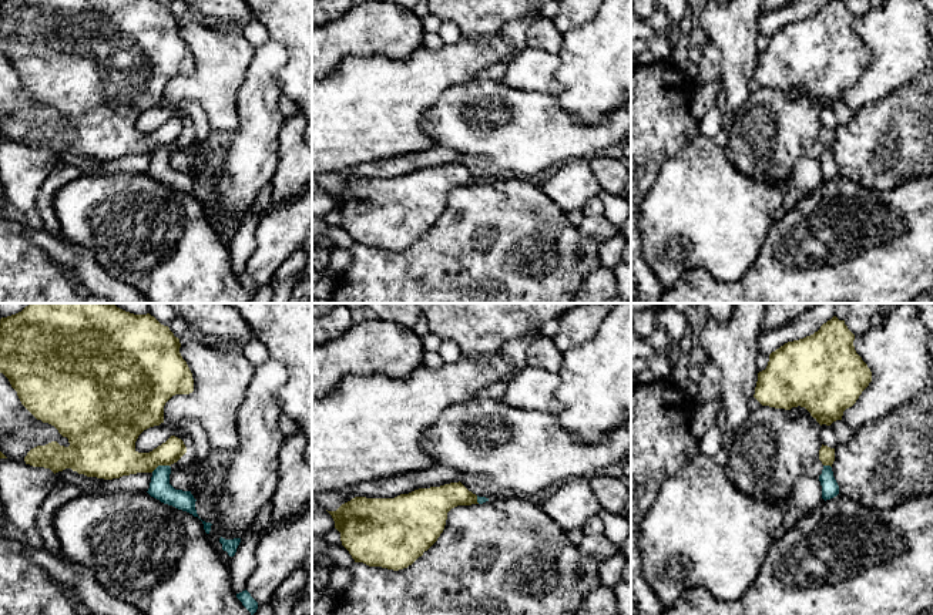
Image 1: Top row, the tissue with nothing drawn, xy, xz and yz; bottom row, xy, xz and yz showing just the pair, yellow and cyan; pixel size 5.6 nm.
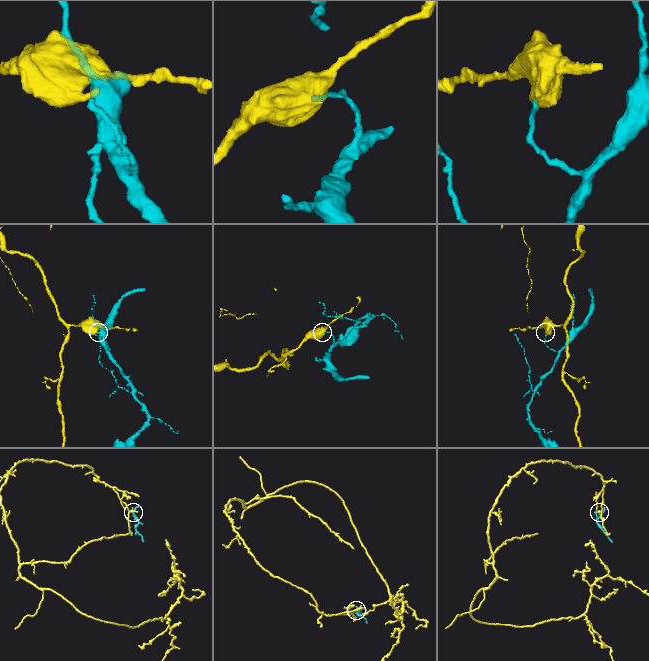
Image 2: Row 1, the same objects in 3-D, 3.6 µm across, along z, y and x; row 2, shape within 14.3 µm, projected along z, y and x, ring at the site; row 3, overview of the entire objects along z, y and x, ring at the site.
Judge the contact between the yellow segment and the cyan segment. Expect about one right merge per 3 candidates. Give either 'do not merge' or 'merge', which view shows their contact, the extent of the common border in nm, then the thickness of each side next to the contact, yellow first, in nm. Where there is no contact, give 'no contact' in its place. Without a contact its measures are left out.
do not merge | xy | 110 nm | 220/120 nm

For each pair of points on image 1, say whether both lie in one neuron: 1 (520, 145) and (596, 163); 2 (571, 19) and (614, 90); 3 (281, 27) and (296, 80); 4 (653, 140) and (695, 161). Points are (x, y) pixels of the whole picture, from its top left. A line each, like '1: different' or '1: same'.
1: different
2: different
3: same
4: different

